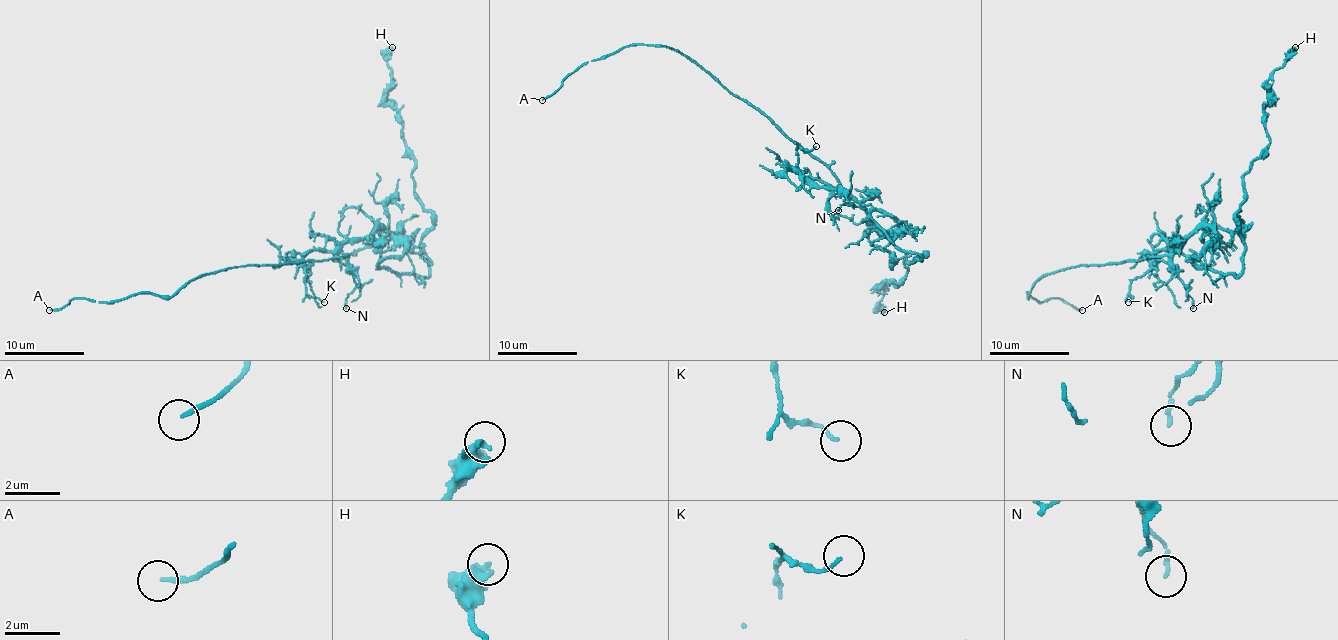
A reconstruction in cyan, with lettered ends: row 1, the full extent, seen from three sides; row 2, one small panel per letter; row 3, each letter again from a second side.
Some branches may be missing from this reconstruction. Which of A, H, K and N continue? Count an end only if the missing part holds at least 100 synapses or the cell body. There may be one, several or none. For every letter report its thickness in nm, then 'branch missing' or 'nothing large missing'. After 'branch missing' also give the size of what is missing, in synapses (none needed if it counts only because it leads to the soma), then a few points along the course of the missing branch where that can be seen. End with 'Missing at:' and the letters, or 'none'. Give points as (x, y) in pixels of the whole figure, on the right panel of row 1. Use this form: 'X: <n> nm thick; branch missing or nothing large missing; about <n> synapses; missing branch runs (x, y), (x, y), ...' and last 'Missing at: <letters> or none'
A: 140 nm thick; branch missing; missing branch runs (1082, 310), (1096, 310), (1102, 316), (1102, 324), (1096, 330)
H: 300 nm thick; nothing large missing
K: 100 nm thick; nothing large missing
N: 120 nm thick; nothing large missing
Missing at: A

